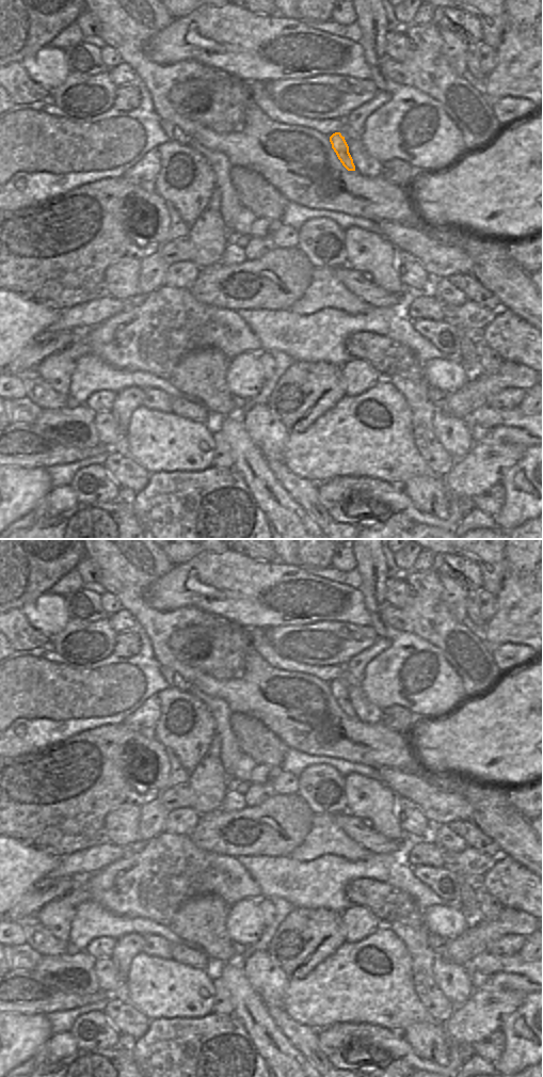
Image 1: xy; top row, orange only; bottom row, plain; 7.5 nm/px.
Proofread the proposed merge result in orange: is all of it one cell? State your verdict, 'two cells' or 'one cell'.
two cells

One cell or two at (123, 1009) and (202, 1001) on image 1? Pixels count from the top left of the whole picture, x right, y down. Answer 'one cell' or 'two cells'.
two cells

